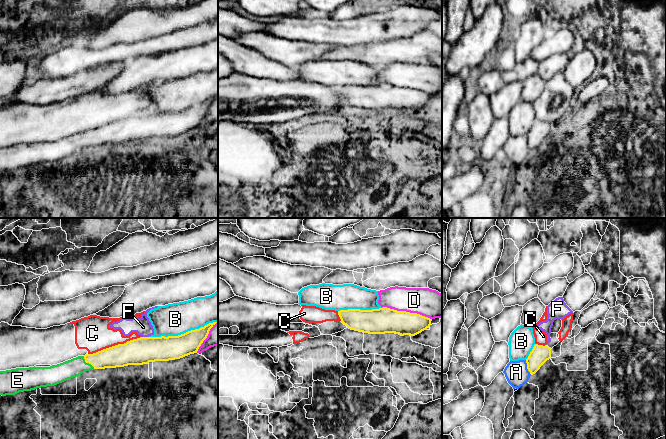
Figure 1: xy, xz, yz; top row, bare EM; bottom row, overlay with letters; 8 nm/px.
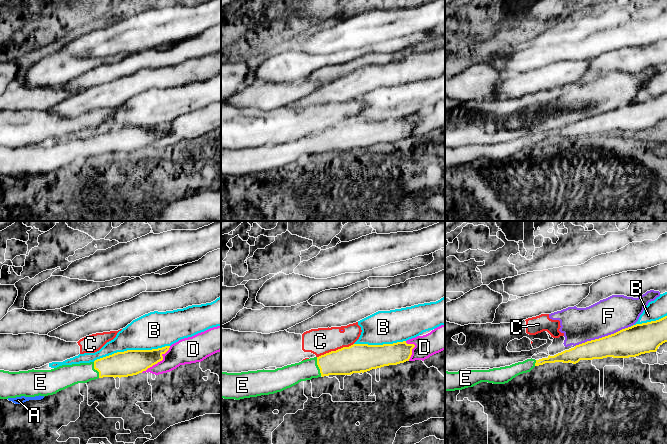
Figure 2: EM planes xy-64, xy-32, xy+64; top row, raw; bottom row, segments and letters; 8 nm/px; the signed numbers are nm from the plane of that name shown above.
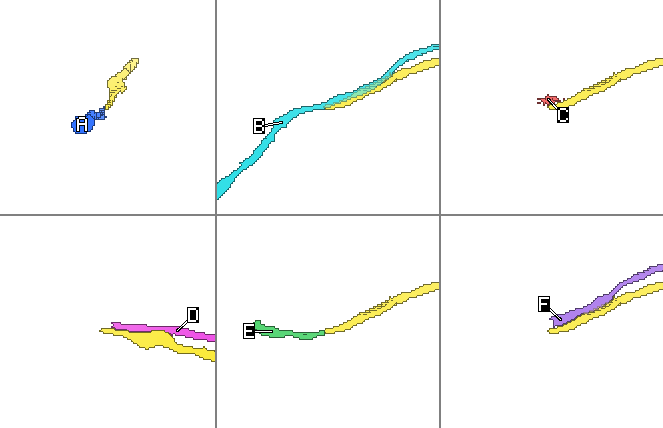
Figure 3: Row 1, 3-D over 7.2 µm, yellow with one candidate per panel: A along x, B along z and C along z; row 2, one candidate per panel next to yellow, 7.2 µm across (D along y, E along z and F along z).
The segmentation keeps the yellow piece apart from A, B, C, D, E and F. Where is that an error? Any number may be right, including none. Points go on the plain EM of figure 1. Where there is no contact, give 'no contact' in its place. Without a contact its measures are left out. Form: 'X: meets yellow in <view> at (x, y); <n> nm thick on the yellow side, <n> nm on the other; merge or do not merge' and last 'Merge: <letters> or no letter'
A: meets yellow in yz at (527, 143); 150 nm thick on the yellow side, 190 nm on the other; do not merge
B: meets yellow in xy at (184, 109); 190 nm thick on the yellow side, 260 nm on the other; do not merge
C: meets yellow in xy at (115, 121); 220 nm thick on the yellow side, 280 nm on the other; do not merge
D: meets yellow in xz at (407, 88); 200 nm thick on the yellow side, 220 nm on the other; do not merge
E: meets yellow in xy at (87, 138); 180 nm thick on the yellow side, 150 nm on the other; merge
F: meets yellow in xy at (145, 113); 220 nm thick on the yellow side, 140 nm on the other; do not merge
Merge: E

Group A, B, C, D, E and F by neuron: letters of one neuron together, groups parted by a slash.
A D / B / C F / E

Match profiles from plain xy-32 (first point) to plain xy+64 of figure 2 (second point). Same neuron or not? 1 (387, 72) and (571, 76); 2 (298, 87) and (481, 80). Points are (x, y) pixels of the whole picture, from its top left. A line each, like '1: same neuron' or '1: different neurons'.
1: different neurons
2: different neurons

